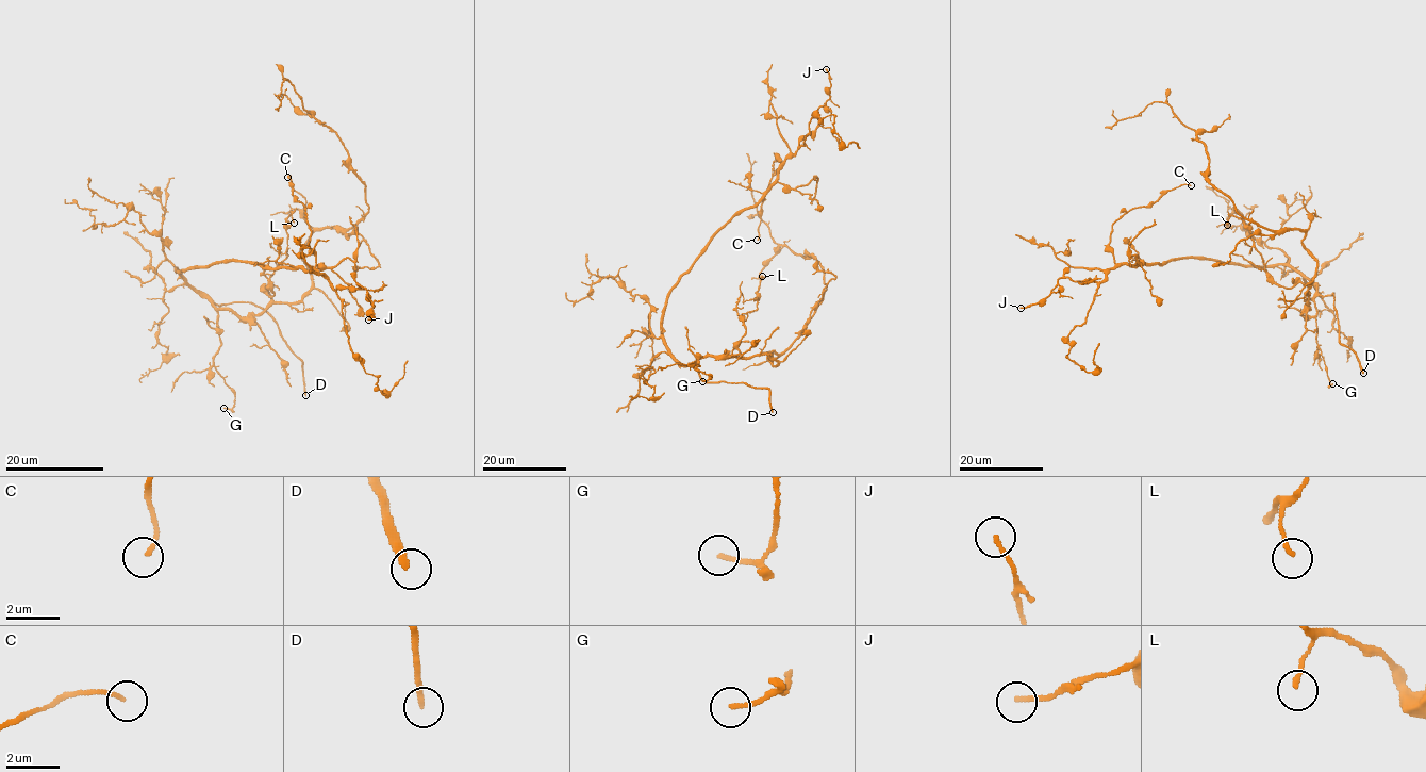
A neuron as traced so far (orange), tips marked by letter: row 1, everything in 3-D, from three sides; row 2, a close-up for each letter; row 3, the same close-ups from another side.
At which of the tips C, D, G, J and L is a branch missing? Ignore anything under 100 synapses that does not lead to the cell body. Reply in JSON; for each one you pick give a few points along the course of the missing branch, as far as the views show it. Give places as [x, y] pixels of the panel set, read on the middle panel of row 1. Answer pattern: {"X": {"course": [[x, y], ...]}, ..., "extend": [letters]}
{"extend": ["D"]}

